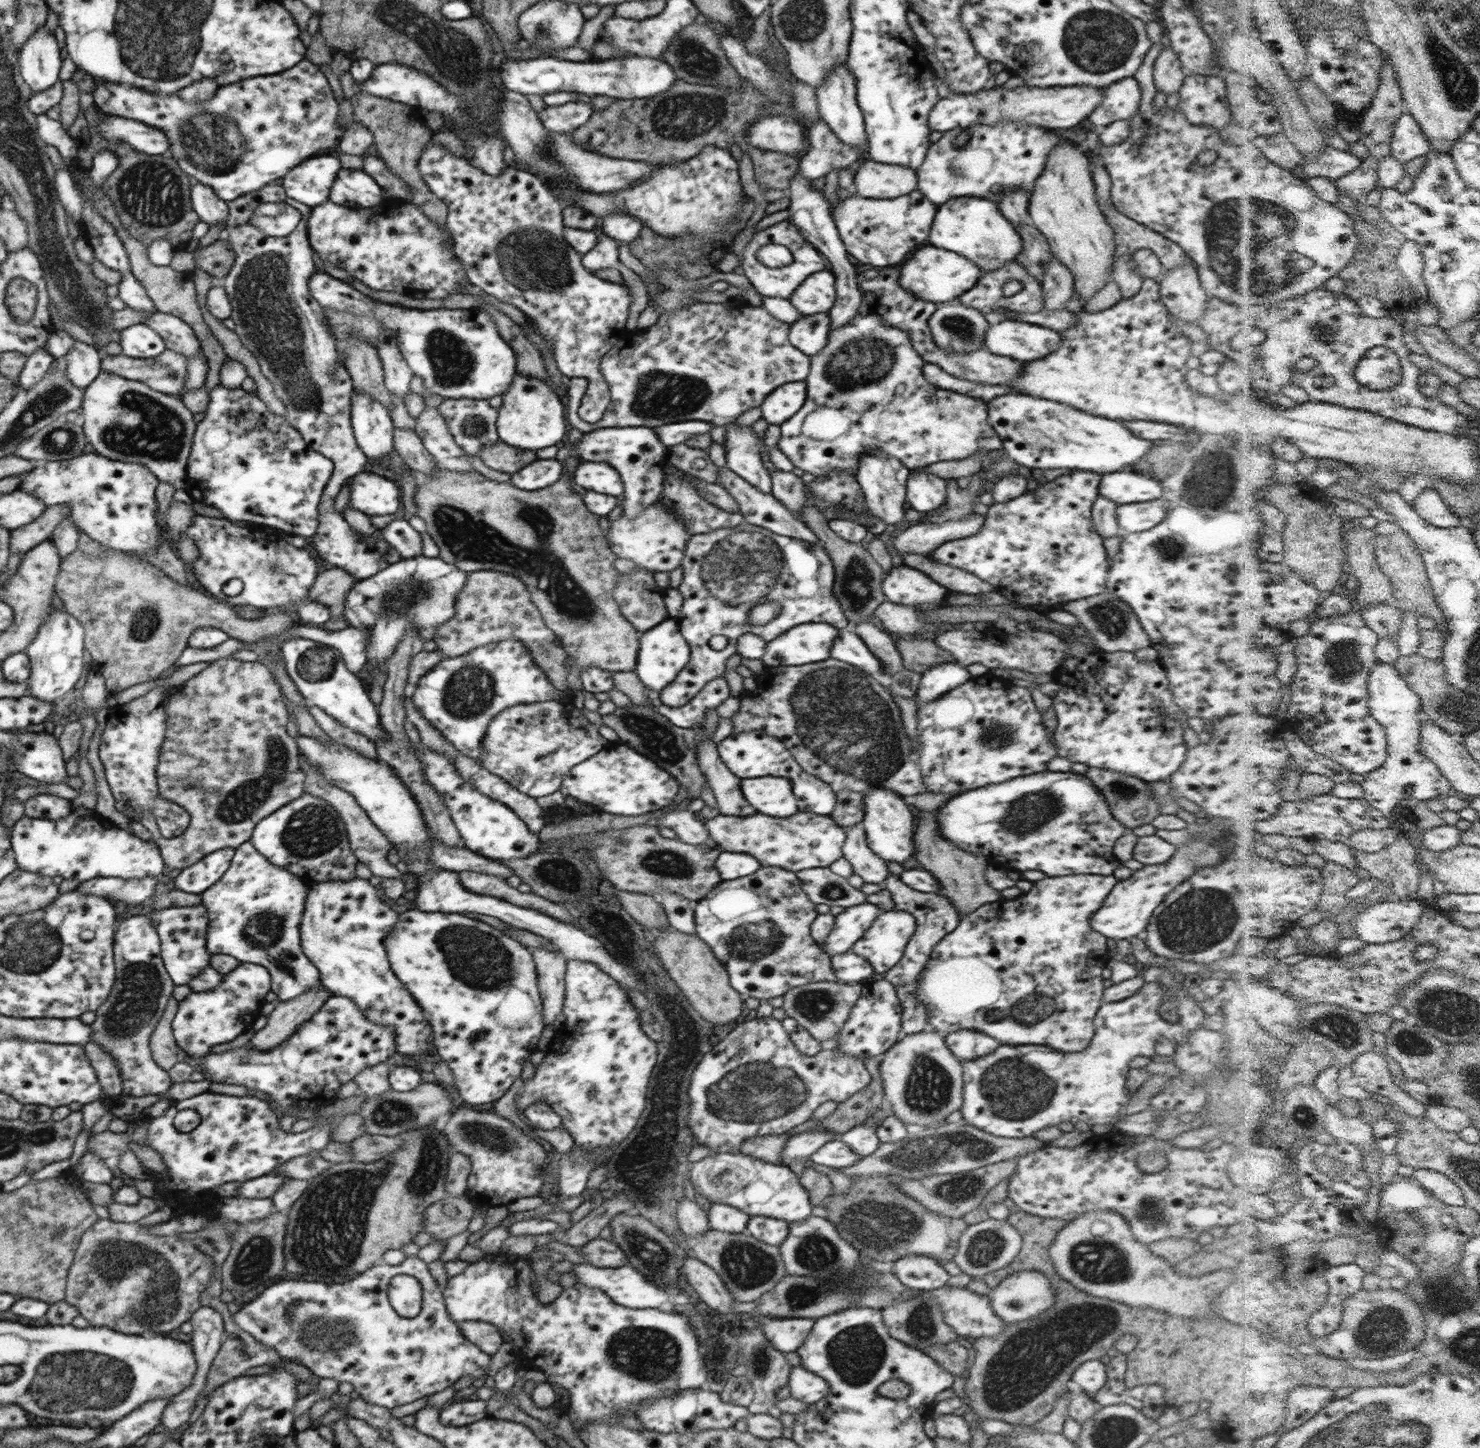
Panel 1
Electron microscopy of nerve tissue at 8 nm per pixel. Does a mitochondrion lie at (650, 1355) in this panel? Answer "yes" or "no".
yes

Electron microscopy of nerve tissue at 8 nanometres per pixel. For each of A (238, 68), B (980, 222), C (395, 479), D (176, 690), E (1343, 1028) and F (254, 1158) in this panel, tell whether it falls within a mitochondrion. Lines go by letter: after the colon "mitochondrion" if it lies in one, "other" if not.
A: other
B: other
C: other
D: other
E: mitochondrion
F: other

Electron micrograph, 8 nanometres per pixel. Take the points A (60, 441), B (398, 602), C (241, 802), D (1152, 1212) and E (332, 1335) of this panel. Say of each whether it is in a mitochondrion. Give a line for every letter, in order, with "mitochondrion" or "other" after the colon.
A: mitochondrion
B: mitochondrion
C: mitochondrion
D: mitochondrion
E: mitochondrion

